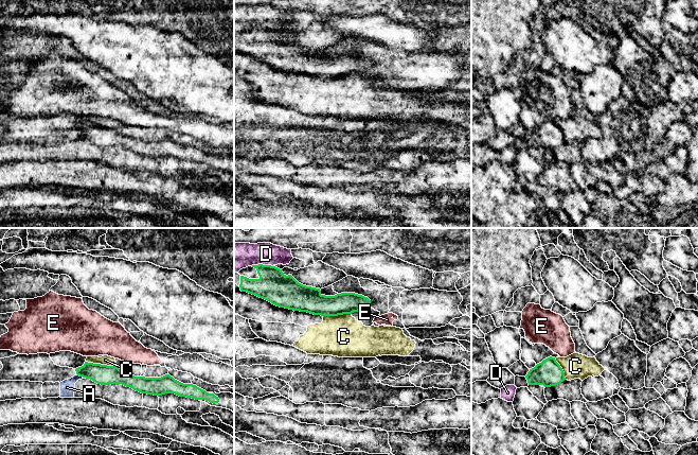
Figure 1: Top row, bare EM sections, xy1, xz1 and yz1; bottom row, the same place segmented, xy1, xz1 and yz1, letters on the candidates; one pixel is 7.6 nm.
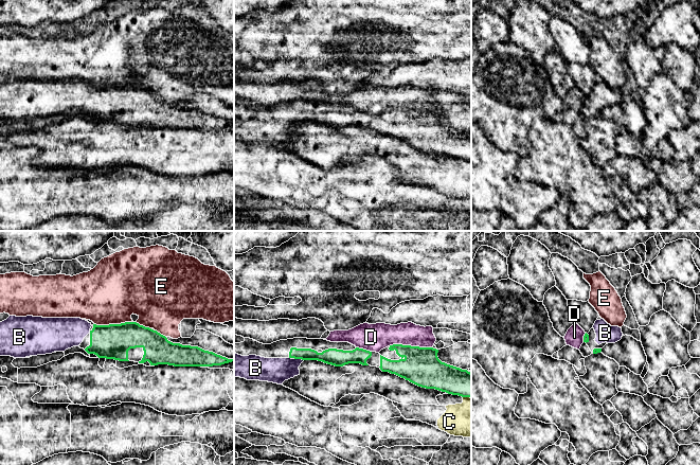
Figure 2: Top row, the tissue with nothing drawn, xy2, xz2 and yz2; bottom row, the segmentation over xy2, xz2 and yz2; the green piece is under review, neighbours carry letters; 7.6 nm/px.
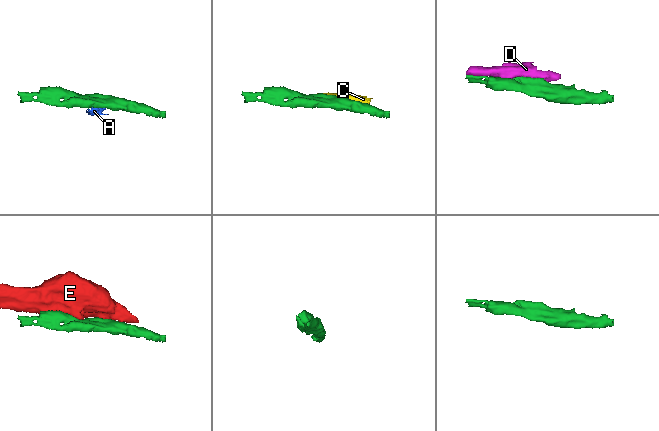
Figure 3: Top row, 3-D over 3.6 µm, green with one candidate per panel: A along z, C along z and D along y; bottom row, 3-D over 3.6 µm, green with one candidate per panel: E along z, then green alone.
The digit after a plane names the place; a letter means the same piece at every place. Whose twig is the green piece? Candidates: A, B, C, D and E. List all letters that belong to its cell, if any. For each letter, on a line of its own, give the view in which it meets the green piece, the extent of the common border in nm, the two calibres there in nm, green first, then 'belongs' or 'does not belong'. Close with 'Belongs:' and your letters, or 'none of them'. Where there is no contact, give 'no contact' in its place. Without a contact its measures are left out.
A: contact in xy1; length 90 nm; calibres 150 and 110 nm; does not belong
B: contact in xz2; length 70 nm; calibres 130 and 190 nm; belongs
C: contact in xy1; length 220 nm; calibres 150 and 70 nm; does not belong
D: contact in xz2; length 320 nm; calibres 280 and 200 nm; does not belong
E: contact in xy2; length 300 nm; calibres 260 and 460 nm; does not belong
Belongs: B

